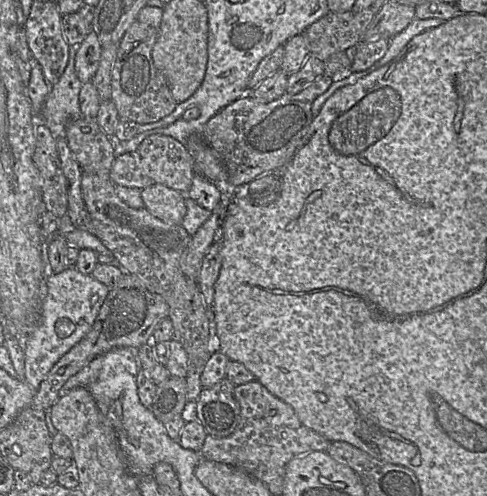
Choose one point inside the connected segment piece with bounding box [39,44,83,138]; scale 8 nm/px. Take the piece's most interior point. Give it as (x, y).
(61, 106)

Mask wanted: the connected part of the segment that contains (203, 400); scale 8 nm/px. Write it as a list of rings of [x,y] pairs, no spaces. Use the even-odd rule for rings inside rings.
[[[224,378],[211,388],[203,388],[196,400],[196,420],[199,421],[207,435],[215,438],[230,436],[237,428],[240,419],[240,406],[235,398],[234,385]]]

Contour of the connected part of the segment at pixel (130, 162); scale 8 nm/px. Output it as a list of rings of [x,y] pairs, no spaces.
[[[163,134],[145,138],[136,150],[117,156],[110,170],[110,180],[115,185],[143,189],[153,184],[163,184],[186,194],[194,176],[194,159],[178,140]]]

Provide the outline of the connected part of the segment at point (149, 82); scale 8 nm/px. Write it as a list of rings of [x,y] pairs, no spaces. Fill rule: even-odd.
[[[145,5],[118,44],[112,67],[111,100],[119,119],[138,124],[157,122],[174,111],[177,102],[172,96],[165,76],[156,68],[152,49],[158,38],[164,9]]]

